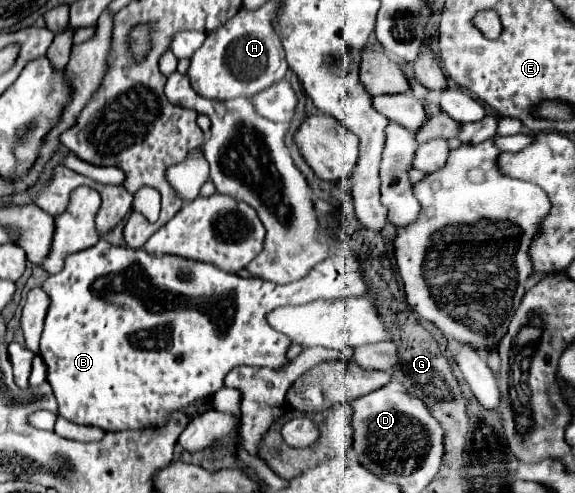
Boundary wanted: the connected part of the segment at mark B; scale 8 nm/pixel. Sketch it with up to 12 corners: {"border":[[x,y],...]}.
{"border":[[99,239],[39,354],[59,415],[163,427],[237,365],[283,305],[369,293],[359,257],[275,285]]}

